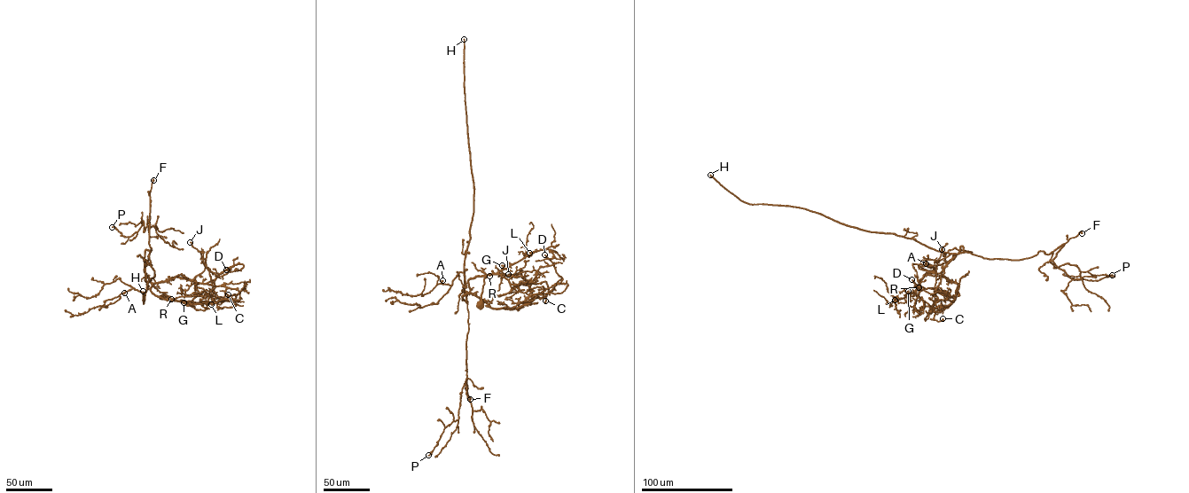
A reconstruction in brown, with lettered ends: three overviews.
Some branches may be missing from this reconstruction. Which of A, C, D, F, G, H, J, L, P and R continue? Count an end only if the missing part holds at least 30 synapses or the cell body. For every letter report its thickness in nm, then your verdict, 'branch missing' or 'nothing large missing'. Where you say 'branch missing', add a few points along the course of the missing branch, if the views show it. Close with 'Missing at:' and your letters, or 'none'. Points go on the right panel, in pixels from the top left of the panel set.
A: 650 nm | nothing large missing
C: 440 nm | nothing large missing
D: 260 nm | nothing large missing
F: 400 nm | nothing large missing
G: 90 nm | nothing large missing
H: 400 nm | branch missing
J: 360 nm | nothing large missing
L: 120 nm | nothing large missing
P: 200 nm | nothing large missing
R: 110 nm | nothing large missing
Missing at: H

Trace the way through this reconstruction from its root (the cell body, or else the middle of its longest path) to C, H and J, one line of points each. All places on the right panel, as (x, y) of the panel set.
C: (946, 293), (920, 280), (939, 273), (958, 285), (954, 300), (934, 314), (942, 318)
H: (946, 293), (920, 280), (940, 273), (962, 246), (942, 252), (804, 208), (749, 204), (710, 175)
J: (946, 293), (919, 285), (926, 272), (940, 273), (958, 285), (955, 299), (935, 294), (934, 262), (942, 249)

